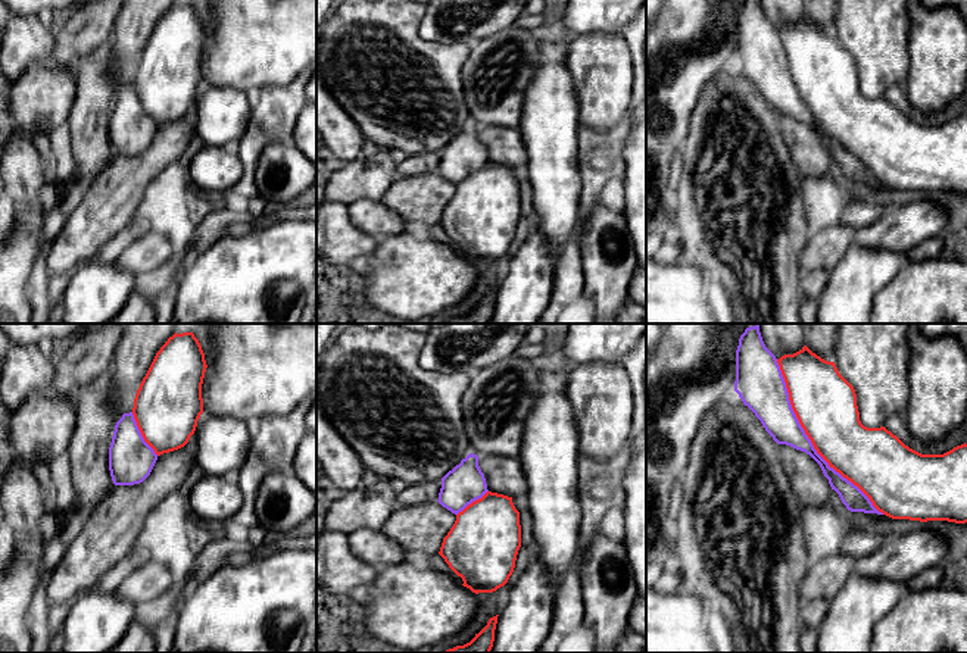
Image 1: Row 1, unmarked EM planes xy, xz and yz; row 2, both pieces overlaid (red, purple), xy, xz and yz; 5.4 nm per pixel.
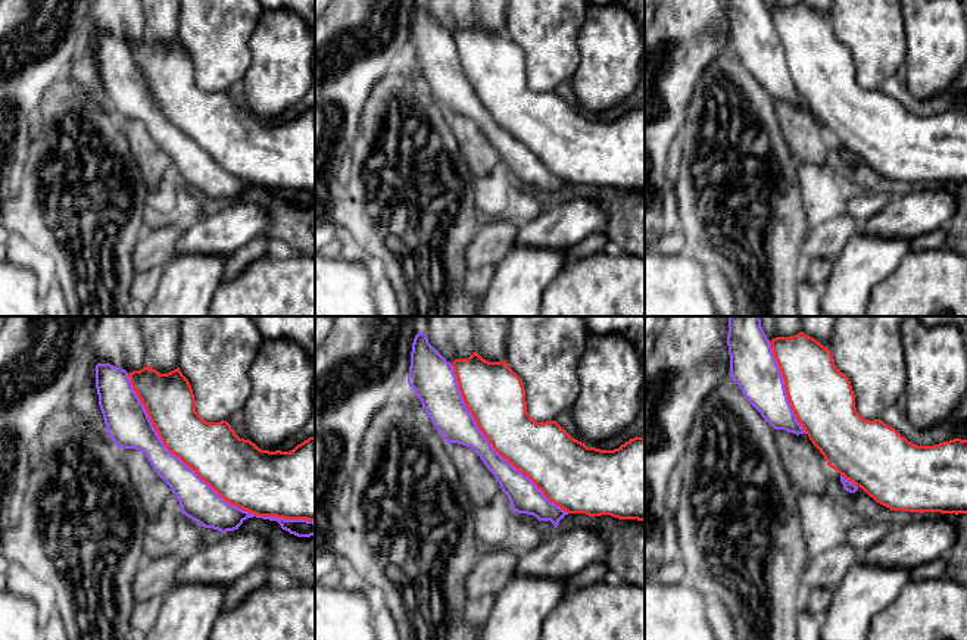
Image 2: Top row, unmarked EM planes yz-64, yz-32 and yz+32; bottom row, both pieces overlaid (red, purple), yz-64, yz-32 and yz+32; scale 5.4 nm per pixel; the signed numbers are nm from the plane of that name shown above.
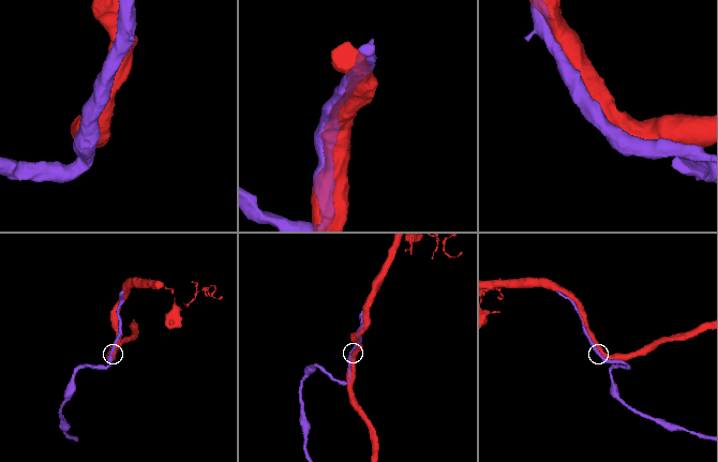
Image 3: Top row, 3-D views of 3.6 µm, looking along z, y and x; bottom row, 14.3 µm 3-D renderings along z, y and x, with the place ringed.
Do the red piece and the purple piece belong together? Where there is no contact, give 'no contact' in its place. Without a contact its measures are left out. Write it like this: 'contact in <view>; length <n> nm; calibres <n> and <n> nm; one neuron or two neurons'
contact in yz; length 1050 nm; calibres 340 and 190 nm; one neuron

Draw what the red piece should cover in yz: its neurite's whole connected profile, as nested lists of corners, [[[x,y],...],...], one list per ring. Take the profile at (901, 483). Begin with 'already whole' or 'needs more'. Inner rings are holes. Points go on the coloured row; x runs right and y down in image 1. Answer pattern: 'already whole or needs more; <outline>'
needs more; [[[759,325],[749,326],[736,350],[734,391],[777,444],[786,444],[810,454],[821,468],[842,503],[851,512],[886,515],[892,519],[967,522],[967,444],[943,454],[921,454],[905,446],[885,427],[867,428],[860,421],[854,387],[807,346],[777,359],[764,344]]]

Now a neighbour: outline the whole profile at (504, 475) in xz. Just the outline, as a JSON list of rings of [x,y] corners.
[[[478,456],[487,490],[515,497],[527,494],[528,484],[518,457]]]

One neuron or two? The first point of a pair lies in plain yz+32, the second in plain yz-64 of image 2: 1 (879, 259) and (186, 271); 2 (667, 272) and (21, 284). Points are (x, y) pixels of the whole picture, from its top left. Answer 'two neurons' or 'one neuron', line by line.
1: one neuron
2: one neuron

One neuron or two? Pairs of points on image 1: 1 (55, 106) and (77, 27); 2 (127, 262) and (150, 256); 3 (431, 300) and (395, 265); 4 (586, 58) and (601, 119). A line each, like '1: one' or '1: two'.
1: one
2: one
3: one
4: one

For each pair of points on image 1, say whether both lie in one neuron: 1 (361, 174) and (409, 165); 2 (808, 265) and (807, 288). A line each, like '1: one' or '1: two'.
1: two
2: two

